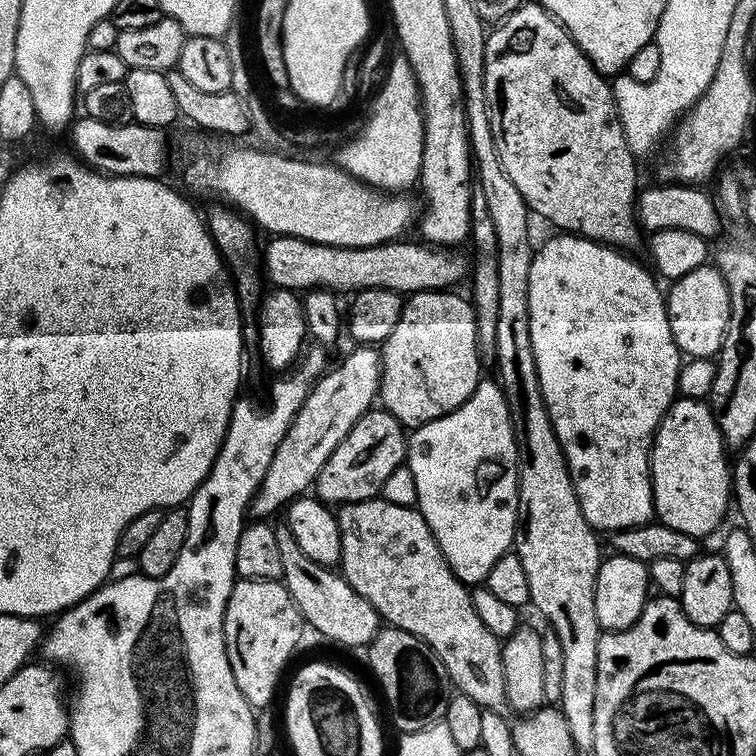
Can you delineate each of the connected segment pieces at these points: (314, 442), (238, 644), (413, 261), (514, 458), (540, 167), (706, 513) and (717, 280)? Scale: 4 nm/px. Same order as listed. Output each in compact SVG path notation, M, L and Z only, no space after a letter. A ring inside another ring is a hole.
M356 346L337 368L329 367L312 385L306 402L274 450L270 470L252 499L251 515L272 518L276 511L287 509L293 500L305 495L315 485L322 466L334 454L338 442L350 434L354 422L377 403L380 394L380 354L372 346Z
M242 580L232 585L232 593L224 611L224 645L234 670L234 682L242 690L242 698L253 709L269 707L276 683L292 656L292 651L300 644L300 635L306 629L304 615L292 601L288 589L280 580Z
M273 235L268 245L262 248L262 272L269 285L277 288L291 288L293 290L329 289L336 294L348 292L355 293L362 288L385 288L401 294L413 292L434 292L448 290L460 279L467 277L470 272L470 264L459 256L459 251L449 250L444 246L429 246L424 242L411 244L408 238L389 240L386 244L378 246L366 246L365 248L339 248L338 246L326 246L318 242L303 240L297 236Z
M492 378L481 379L476 387L474 394L470 396L462 404L455 408L450 414L443 415L442 418L436 418L432 422L421 424L413 429L408 436L408 448L405 456L405 465L412 472L414 478L414 486L416 486L416 509L423 516L423 520L430 528L430 532L439 544L443 556L447 560L447 564L456 577L464 583L465 586L478 586L487 579L490 567L494 566L494 562L498 560L505 552L511 549L515 543L517 506L519 500L517 498L517 482L519 480L519 452L517 450L516 435L513 434L513 424L510 418L509 404L506 402L503 389L499 383Z
M526 2L518 10L514 10L505 20L495 25L496 29L488 32L486 42L486 102L490 114L490 126L494 134L494 142L498 146L498 158L502 158L502 167L506 174L510 174L510 182L518 186L518 194L527 202L529 209L536 212L544 220L553 224L553 229L564 234L585 236L598 244L606 244L617 250L632 250L642 237L642 229L638 223L638 187L636 188L637 157L633 156L630 146L626 142L626 134L622 130L620 115L614 102L612 85L606 79L605 73L600 72L592 65L592 60L572 40L571 34L564 29L562 24L551 16L539 2Z
M673 400L656 427L650 449L655 519L682 534L697 538L710 535L723 522L728 504L730 508L734 500L728 455L711 407L702 400Z
M714 266L695 268L682 278L671 281L666 292L668 321L674 342L685 357L715 357L720 351L730 322L730 290Z

